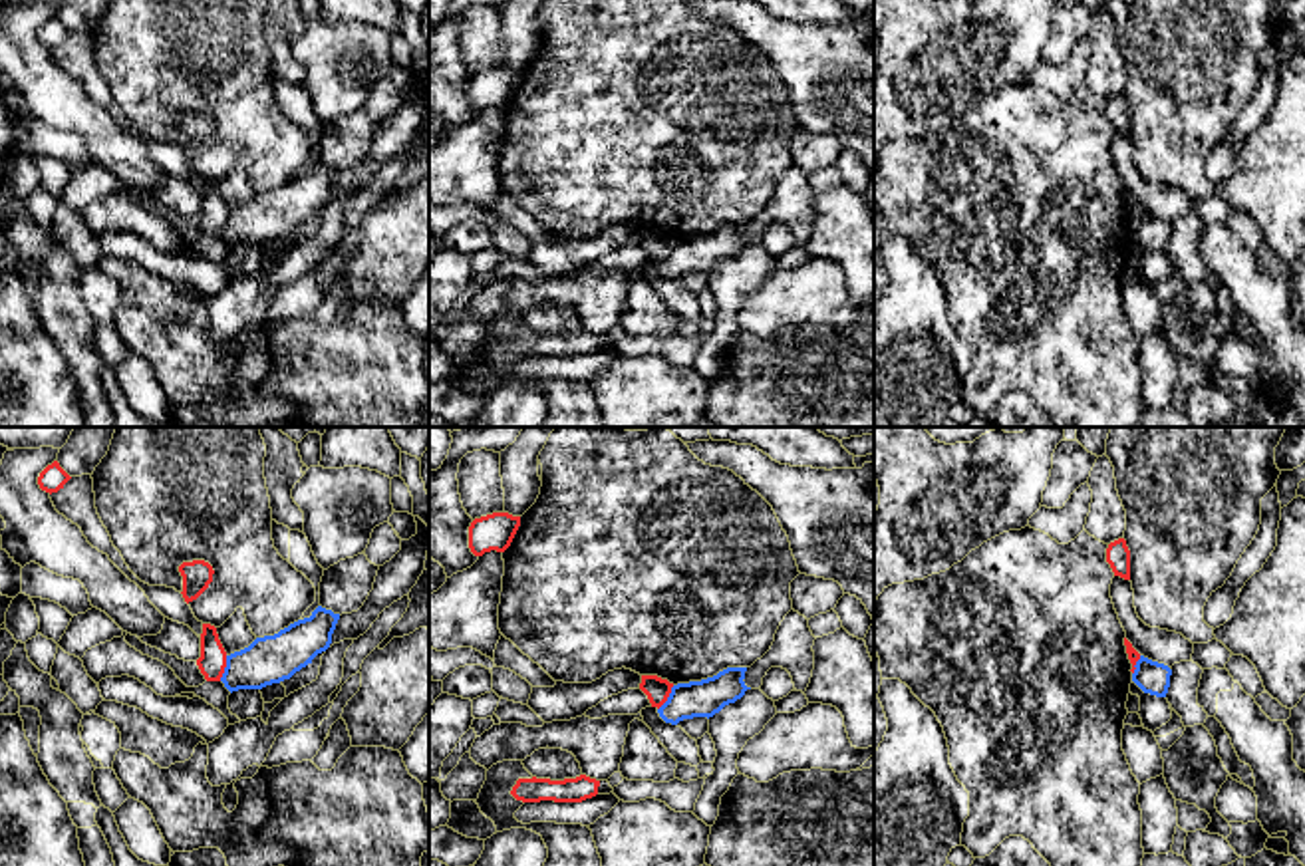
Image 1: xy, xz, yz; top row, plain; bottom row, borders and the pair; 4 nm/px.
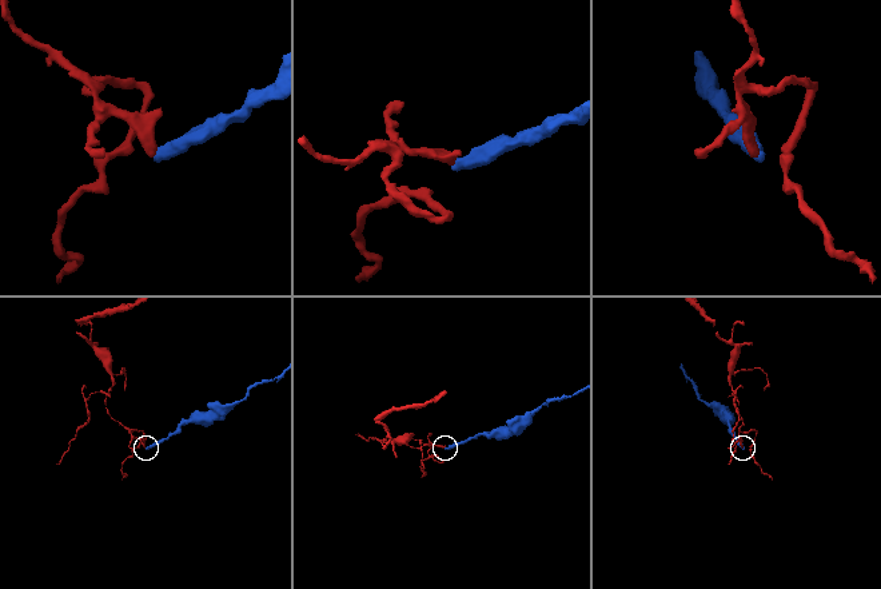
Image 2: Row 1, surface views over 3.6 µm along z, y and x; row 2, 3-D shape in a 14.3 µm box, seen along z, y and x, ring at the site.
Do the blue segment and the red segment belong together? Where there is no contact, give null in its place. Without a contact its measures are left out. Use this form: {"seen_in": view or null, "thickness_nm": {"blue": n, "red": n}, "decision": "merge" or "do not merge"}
{"seen_in": "xy", "thickness_nm": {"blue": 190, "red": 110}, "decision": "do not merge"}

